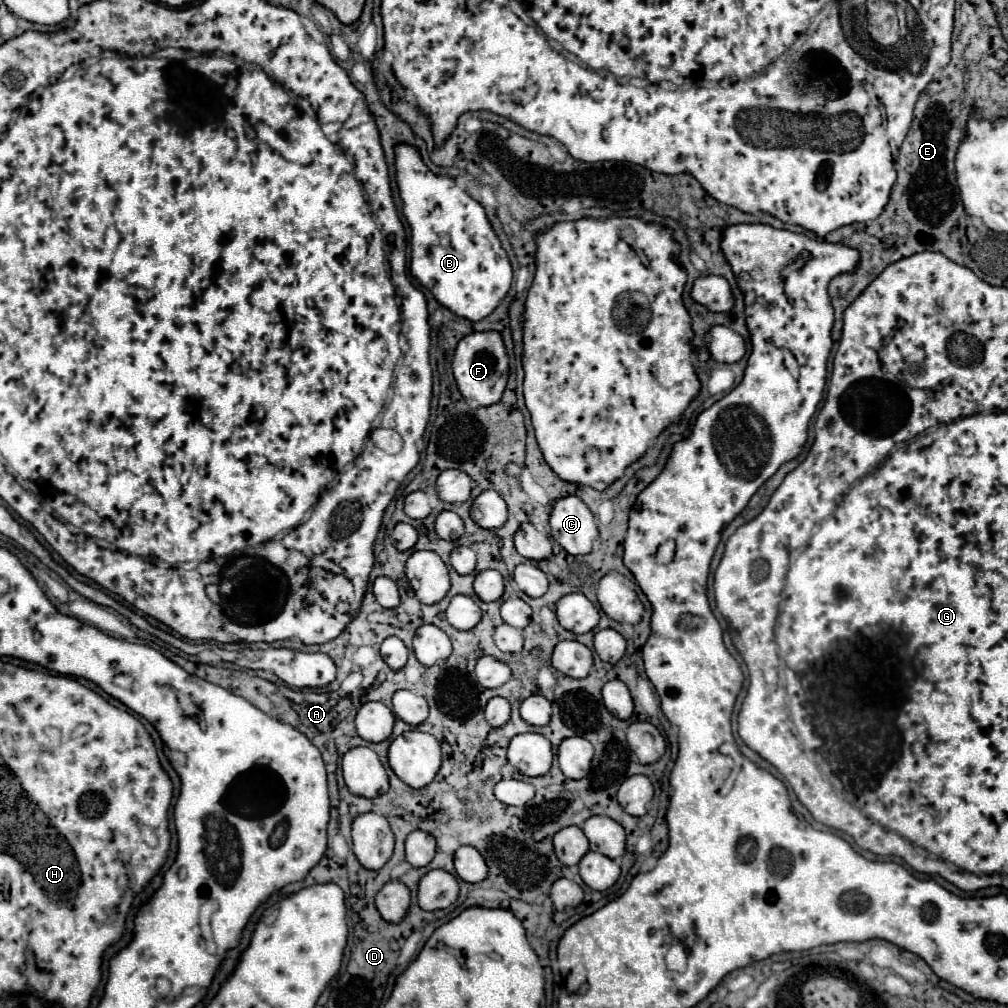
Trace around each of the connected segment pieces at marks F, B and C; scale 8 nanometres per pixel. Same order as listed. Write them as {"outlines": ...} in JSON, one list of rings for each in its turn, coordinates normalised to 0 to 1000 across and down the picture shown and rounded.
{"outlines":[[[[493,327],[467,329],[467,331],[459,333],[453,341],[447,363],[449,363],[449,373],[453,379],[453,385],[461,397],[471,399],[475,403],[487,403],[497,397],[503,375],[505,375],[505,353],[503,353],[501,339]]],[[[402,141],[392,143],[392,179],[396,185],[396,194],[400,198],[400,212],[408,224],[408,272],[430,290],[436,302],[439,302],[453,313],[467,319],[479,317],[503,294],[509,276],[503,250],[499,248],[491,228],[487,226],[479,204],[469,198],[461,187],[453,185],[447,175],[430,173],[420,161],[418,149]]],[[[561,492],[551,496],[547,504],[547,532],[564,550],[584,550],[588,538],[592,536],[592,520],[578,496],[574,492]]]]}

